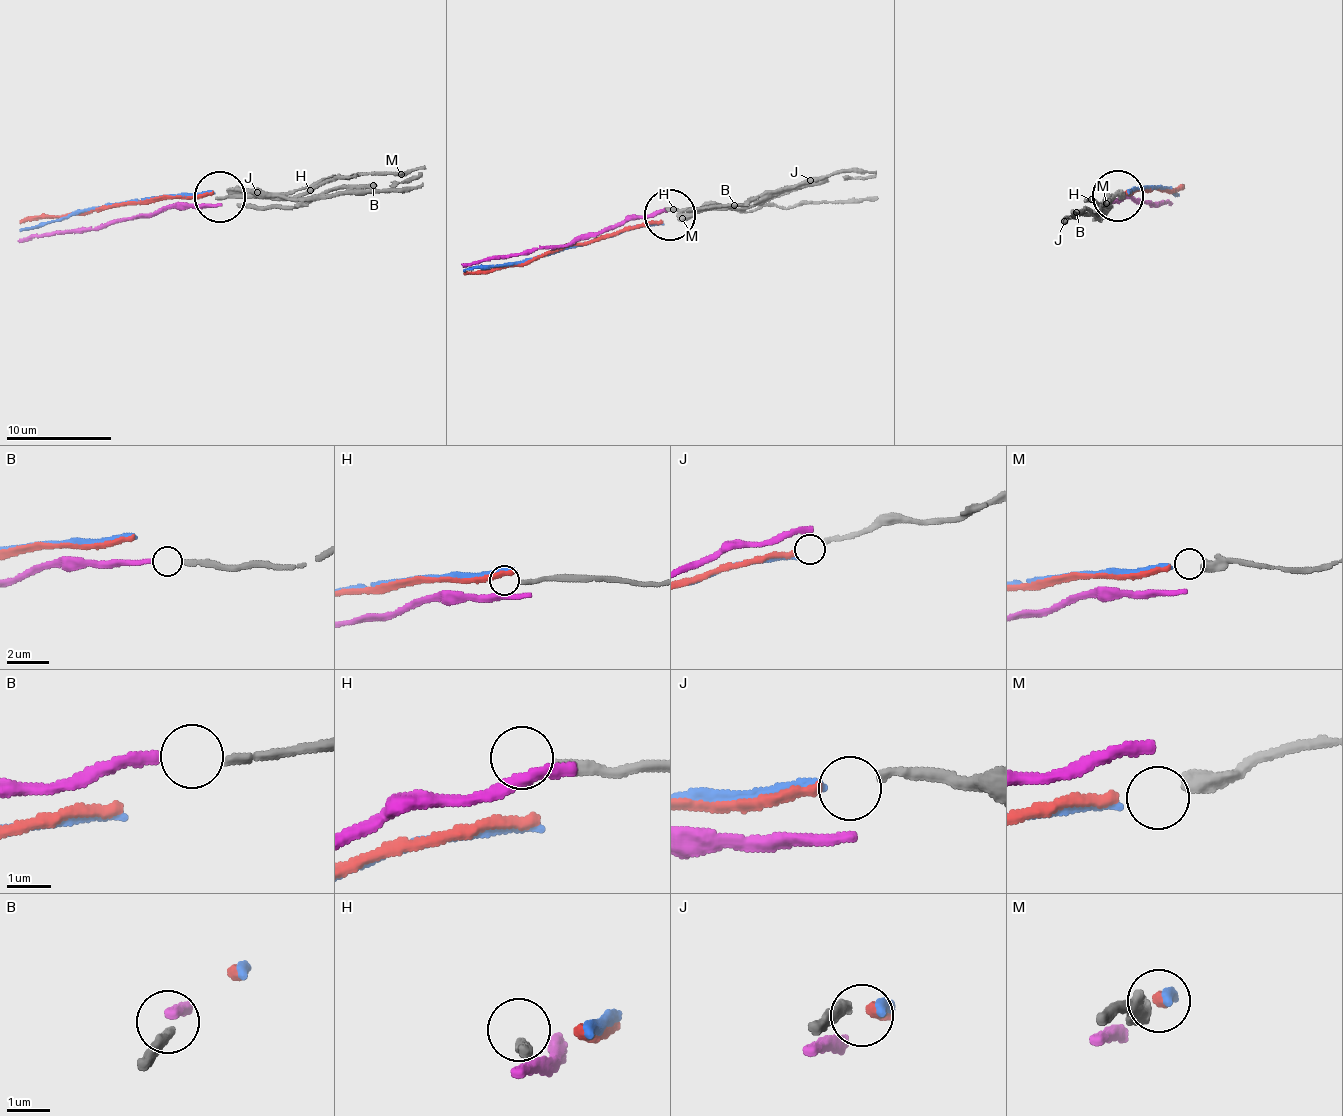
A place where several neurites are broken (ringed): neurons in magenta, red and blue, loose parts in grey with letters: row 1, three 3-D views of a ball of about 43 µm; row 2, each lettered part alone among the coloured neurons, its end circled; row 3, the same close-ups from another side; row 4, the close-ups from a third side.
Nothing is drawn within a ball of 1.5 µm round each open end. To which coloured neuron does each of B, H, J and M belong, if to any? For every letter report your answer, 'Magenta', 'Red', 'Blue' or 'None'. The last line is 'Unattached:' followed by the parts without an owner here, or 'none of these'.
B: Magenta
H: None
J: Red
M: Blue
Unattached: H

